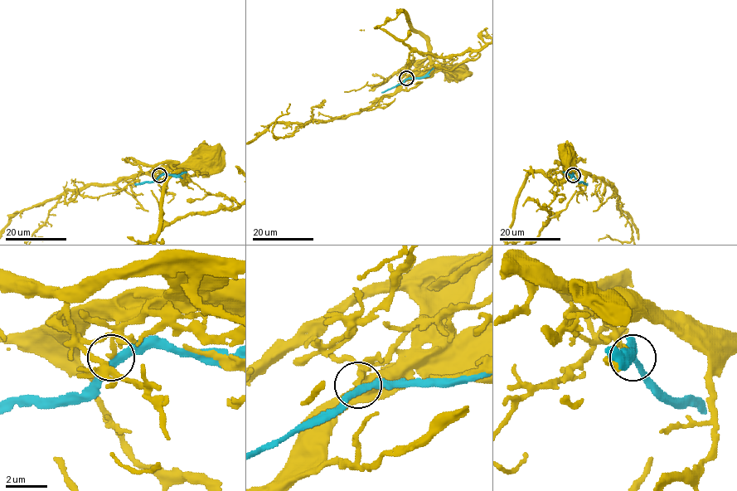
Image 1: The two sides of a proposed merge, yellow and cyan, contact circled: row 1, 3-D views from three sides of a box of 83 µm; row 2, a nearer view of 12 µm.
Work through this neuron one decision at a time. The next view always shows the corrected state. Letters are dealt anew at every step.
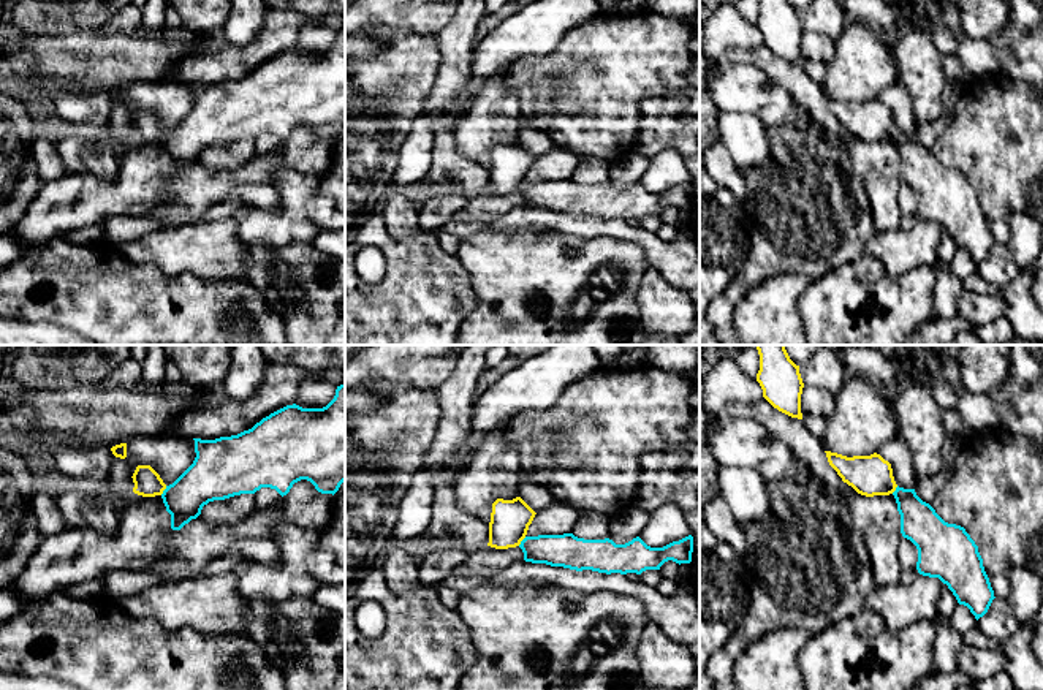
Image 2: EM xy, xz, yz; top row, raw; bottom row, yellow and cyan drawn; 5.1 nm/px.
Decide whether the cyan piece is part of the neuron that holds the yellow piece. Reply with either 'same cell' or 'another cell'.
another cell

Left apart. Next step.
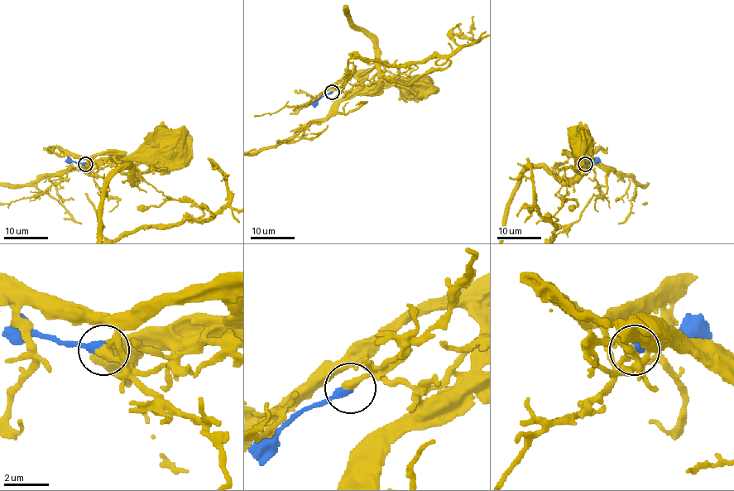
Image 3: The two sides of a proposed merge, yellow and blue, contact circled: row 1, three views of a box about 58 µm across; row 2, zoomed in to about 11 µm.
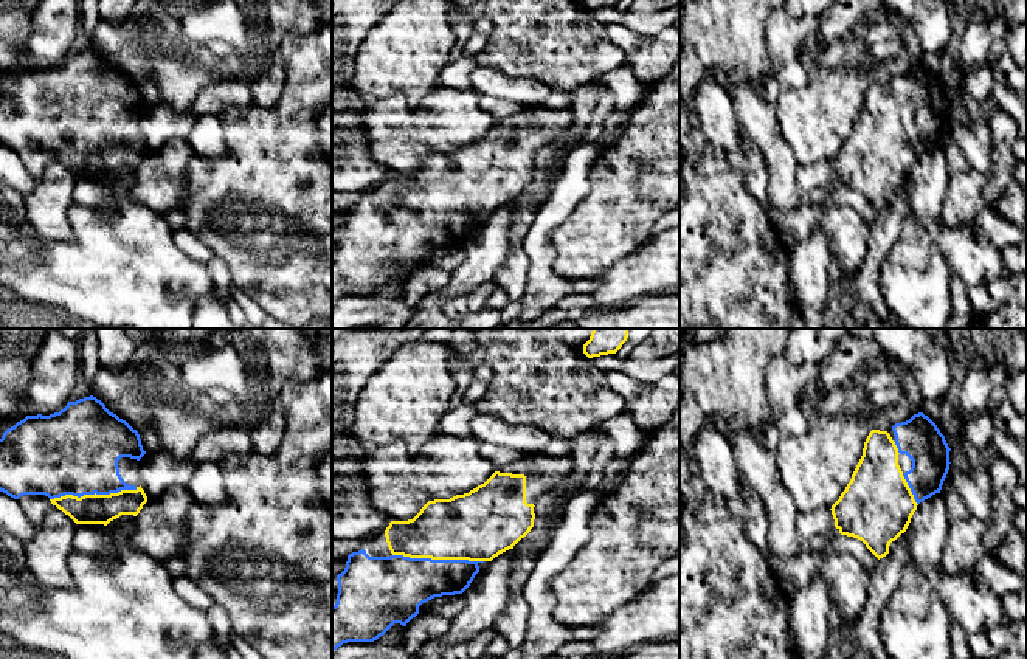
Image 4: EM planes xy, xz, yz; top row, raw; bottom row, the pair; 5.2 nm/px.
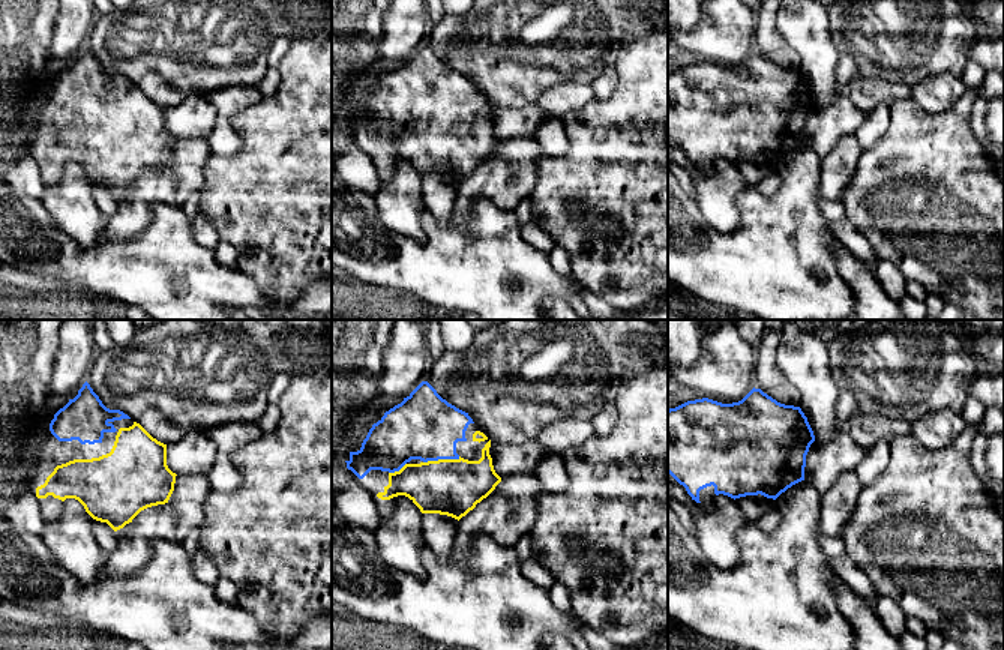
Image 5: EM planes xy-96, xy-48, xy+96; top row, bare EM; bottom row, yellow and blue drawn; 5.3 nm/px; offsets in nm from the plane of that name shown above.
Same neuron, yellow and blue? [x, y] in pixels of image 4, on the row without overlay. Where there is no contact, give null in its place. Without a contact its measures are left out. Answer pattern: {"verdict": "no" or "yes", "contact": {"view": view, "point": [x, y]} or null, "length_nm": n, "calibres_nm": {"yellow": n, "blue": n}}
{"verdict": "yes", "contact": {"view": "xz", "point": [438, 211]}, "length_nm": 480, "calibres_nm": {"yellow": 360, "blue": 320}}

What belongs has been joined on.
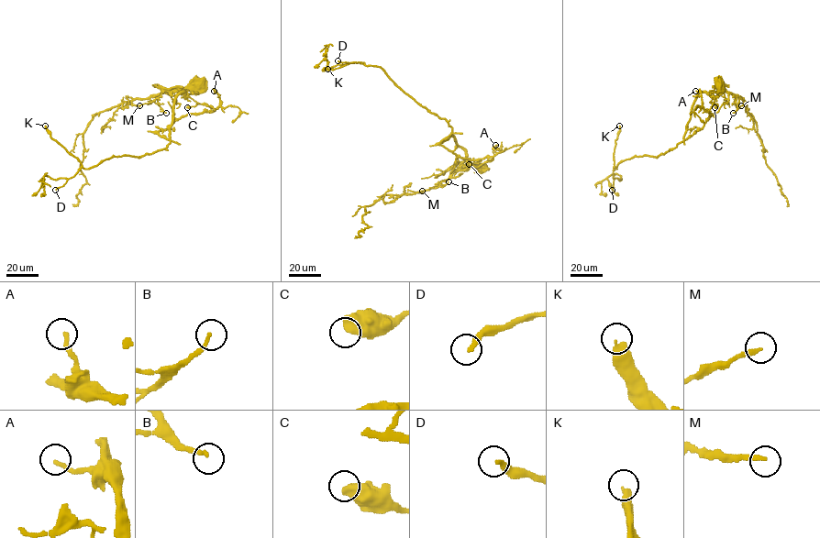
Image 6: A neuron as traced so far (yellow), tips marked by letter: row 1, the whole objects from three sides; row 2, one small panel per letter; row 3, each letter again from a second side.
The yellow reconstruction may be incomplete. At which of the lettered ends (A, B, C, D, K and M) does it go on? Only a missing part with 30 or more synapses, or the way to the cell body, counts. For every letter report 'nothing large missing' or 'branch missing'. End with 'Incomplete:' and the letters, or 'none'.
A: nothing large missing
B: nothing large missing
C: nothing large missing
D: branch missing
K: branch missing
M: nothing large missing
Incomplete: D, K

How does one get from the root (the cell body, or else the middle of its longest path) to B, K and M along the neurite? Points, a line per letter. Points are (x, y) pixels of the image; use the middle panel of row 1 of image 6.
B: (479, 167), (459, 169), (432, 188), (444, 186), (448, 181)
K: (479, 167), (461, 166), (466, 151), (456, 142), (448, 123), (419, 105), (379, 67), (350, 62), (327, 69)
M: (479, 167), (459, 169), (435, 187), (422, 191)

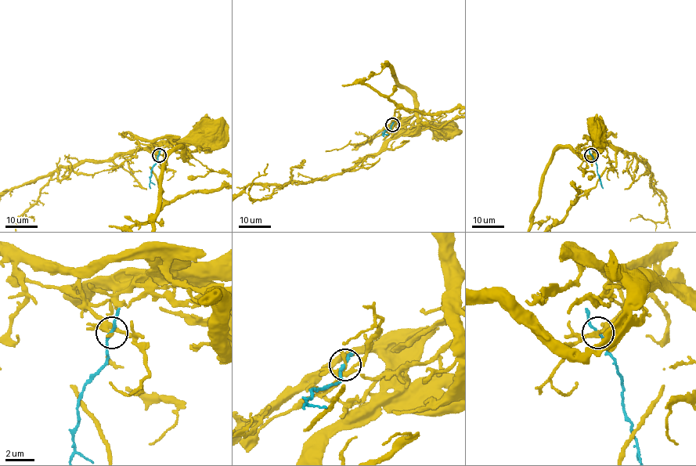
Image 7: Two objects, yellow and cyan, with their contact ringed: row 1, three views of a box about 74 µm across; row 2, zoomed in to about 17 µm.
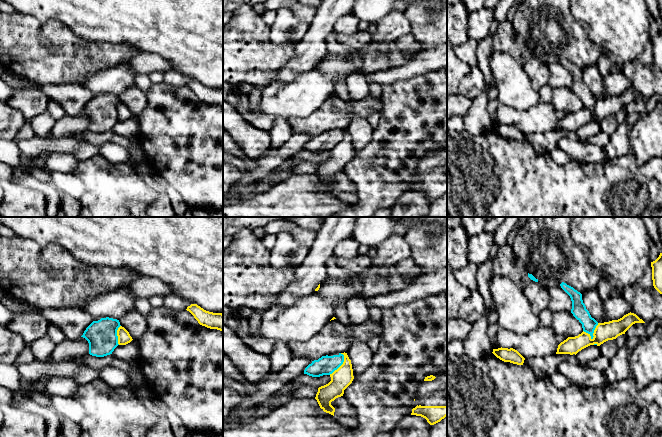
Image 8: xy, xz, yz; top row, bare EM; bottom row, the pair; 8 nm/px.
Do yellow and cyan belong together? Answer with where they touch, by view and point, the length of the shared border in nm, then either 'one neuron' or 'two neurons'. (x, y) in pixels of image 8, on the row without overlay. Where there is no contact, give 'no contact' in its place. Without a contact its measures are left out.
contact yz (594, 107); length 150 nm; two neurons

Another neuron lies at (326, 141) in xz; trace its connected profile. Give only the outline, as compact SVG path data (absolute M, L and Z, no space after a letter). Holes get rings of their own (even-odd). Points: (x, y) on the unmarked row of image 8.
M339 129L333 132L322 132L318 136L312 137L305 146L304 150L312 153L320 153L330 151L337 146L344 138L344 131Z

